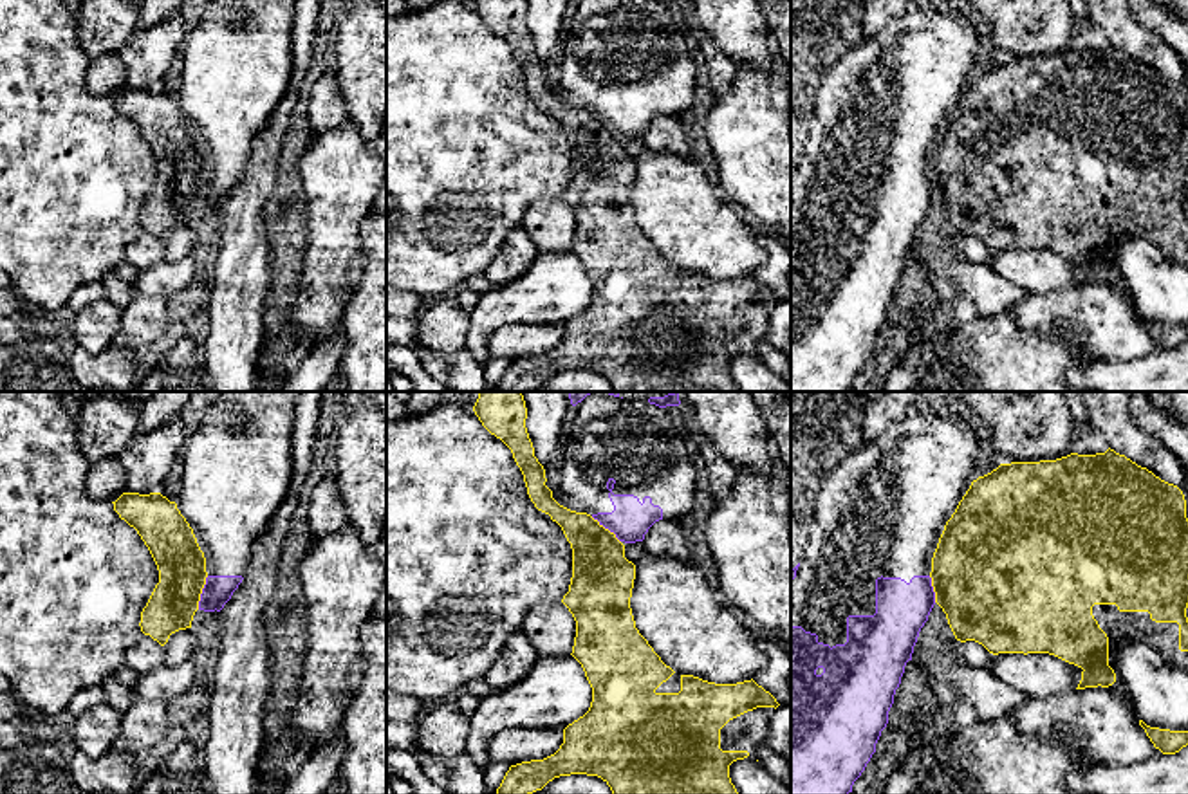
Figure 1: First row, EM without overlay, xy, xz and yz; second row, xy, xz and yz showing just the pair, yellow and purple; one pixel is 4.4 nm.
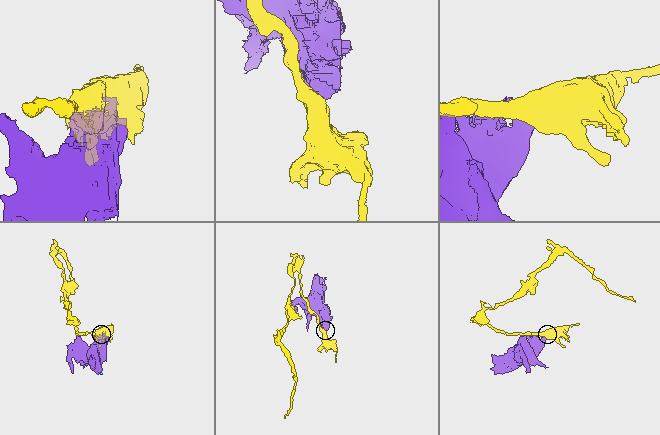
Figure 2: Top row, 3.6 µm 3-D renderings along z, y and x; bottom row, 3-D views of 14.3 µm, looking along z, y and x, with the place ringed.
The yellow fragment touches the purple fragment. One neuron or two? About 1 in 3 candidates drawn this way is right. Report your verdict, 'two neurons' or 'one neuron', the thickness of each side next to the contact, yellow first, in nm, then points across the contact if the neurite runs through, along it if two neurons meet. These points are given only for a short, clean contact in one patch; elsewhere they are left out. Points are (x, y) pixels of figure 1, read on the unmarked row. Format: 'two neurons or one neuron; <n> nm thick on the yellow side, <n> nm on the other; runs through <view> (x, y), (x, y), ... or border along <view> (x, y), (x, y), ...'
two neurons; 220 nm thick on the yellow side, 130 nm on the other; border along xy (208, 172), (197, 204)

